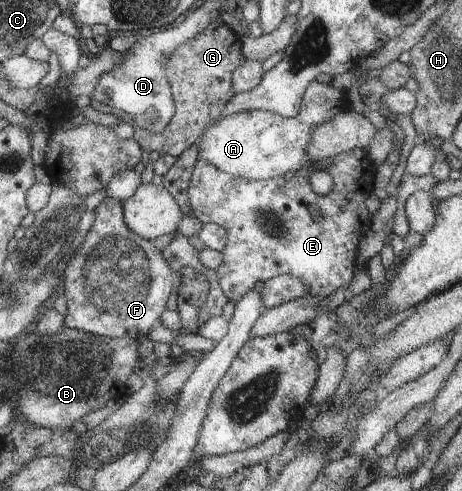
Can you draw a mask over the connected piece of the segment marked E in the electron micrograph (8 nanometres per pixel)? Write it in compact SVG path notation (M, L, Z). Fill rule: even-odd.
M352 149L348 152L340 153L336 155L332 161L332 165L326 170L331 172L334 179L332 190L325 196L317 194L312 189L311 177L302 177L298 175L285 175L280 178L271 178L268 180L249 180L247 178L237 177L233 174L225 173L223 170L214 166L211 162L204 159L198 159L196 161L196 167L192 173L192 179L189 187L189 203L192 205L192 215L195 216L202 223L214 223L215 225L225 228L228 233L228 242L223 252L223 263L216 269L218 276L220 277L222 288L228 296L228 301L234 304L243 299L243 296L255 287L259 287L265 280L269 280L279 275L290 275L299 278L305 287L308 287L308 293L312 296L318 296L320 299L335 293L341 285L346 285L353 275L355 275L355 257L357 257L357 243L363 235L363 229L369 227L371 223L371 213L367 211L365 207L365 201L373 189L373 169L369 165L369 157L364 149ZM315 204L322 213L322 218L318 222L310 214L309 206Z

